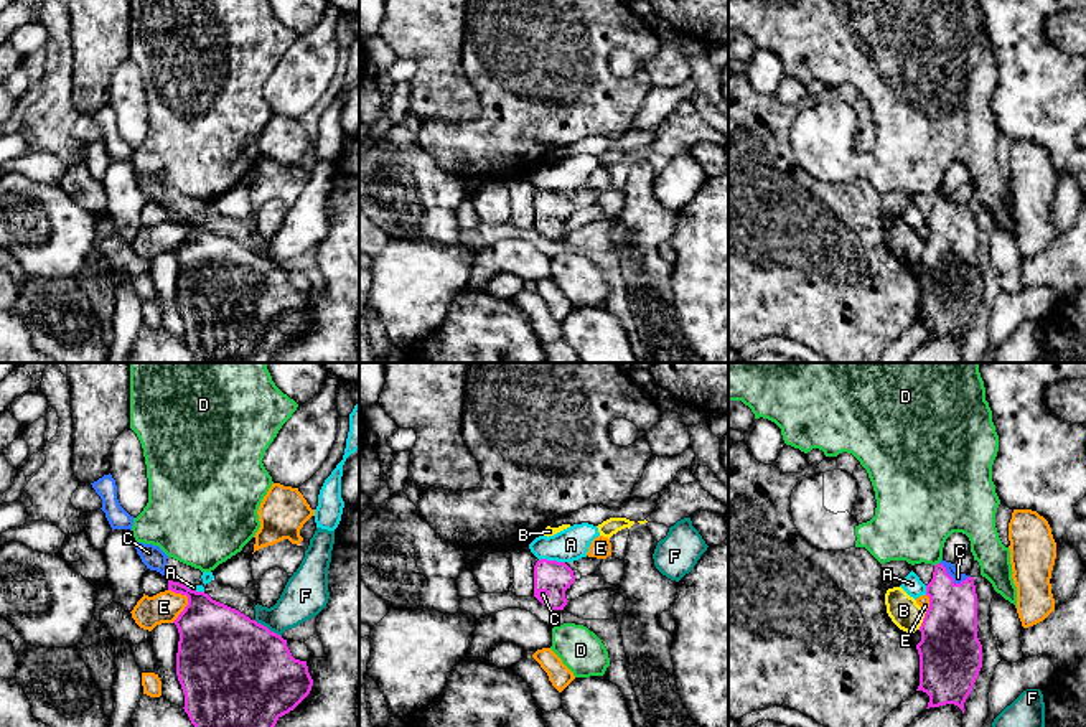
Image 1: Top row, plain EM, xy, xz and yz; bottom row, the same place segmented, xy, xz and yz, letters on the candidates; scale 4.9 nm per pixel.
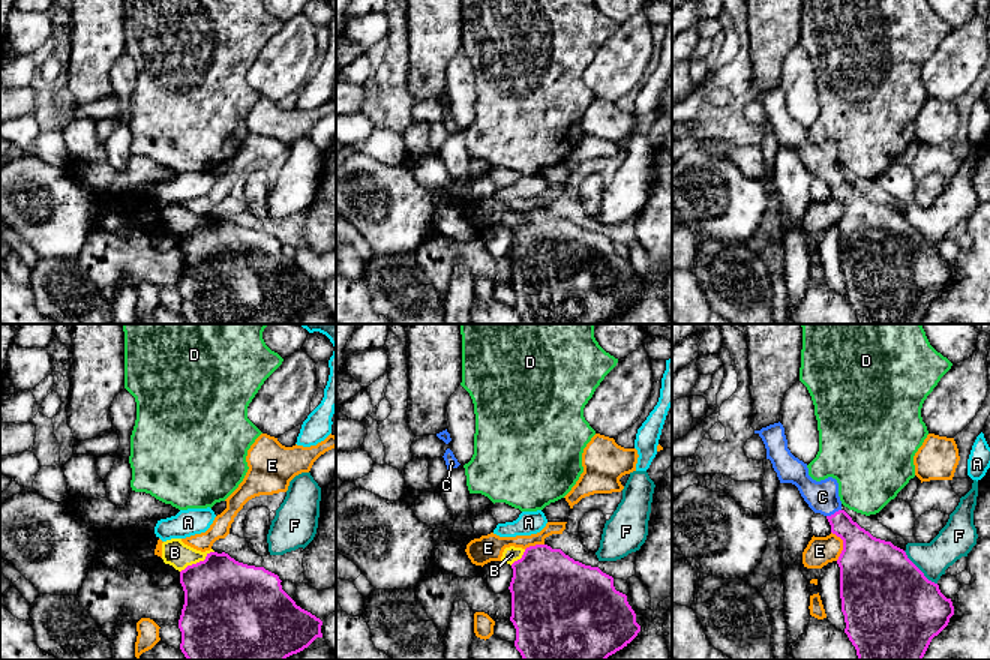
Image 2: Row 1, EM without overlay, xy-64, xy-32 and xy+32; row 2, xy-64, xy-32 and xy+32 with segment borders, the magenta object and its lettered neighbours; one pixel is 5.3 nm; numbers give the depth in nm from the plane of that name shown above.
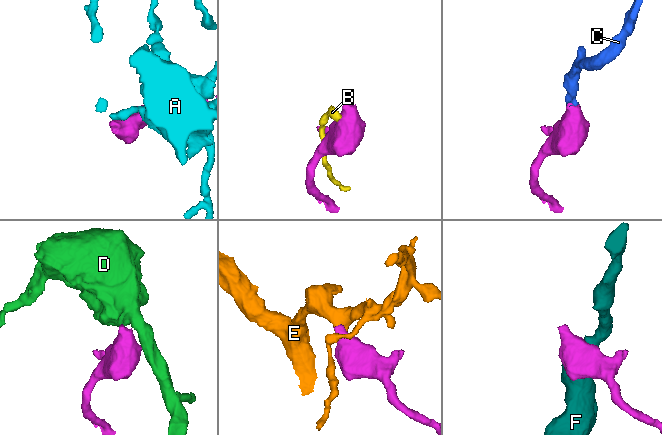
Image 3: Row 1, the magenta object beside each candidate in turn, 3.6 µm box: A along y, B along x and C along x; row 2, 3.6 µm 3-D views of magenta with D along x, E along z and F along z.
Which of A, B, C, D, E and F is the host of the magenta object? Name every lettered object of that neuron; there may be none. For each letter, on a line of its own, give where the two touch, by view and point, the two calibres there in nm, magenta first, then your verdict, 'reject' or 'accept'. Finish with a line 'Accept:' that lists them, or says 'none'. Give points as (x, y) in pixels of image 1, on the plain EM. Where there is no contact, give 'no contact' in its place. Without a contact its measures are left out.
A: xz (552, 192) | 160/160 nm | reject
B: yz (923, 251) | 300/150 nm | reject
C: yz (953, 210) | 280/50 nm | accept
D: yz (936, 195) | 240/380 nm | reject
E: xy (188, 231) | 360/150 nm | reject
F: xy (266, 257) | 500/220 nm | reject
Accept: C

